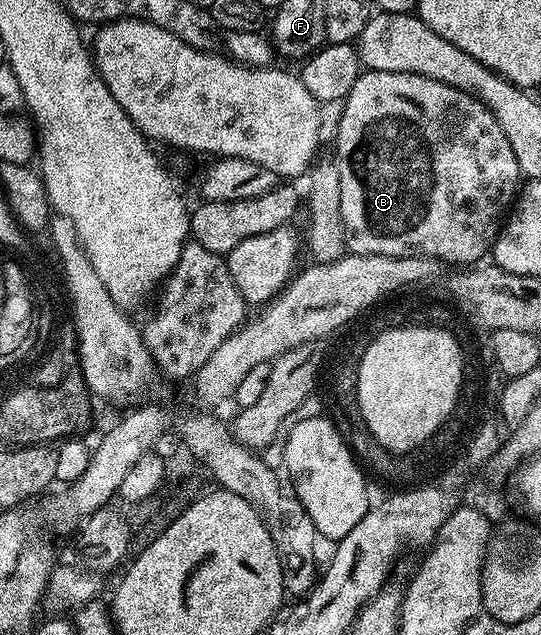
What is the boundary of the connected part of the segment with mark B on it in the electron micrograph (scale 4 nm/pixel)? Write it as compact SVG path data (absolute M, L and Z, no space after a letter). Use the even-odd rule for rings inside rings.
M368 70L362 71L357 77L355 86L351 86L349 95L343 101L343 107L345 109L341 112L341 121L337 124L335 163L342 190L342 222L345 223L348 251L359 256L428 256L438 262L446 260L447 263L453 264L449 266L473 266L484 261L481 259L490 255L523 180L519 162L515 162L515 150L511 150L511 142L507 142L503 126L499 126L489 107L455 86L423 78L414 72Z

